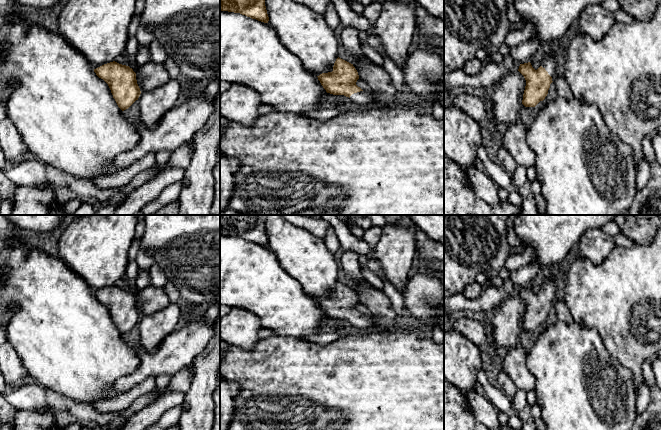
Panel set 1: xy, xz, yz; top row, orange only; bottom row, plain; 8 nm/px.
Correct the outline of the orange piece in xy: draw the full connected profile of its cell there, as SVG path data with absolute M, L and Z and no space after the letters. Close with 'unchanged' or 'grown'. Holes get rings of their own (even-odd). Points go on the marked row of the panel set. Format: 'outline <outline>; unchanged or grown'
outline M115 61L94 69L96 75L109 86L118 107L124 111L138 100L141 91L132 68Z; unchanged

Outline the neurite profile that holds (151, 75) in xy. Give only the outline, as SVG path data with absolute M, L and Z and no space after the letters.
M150 60L138 69L136 80L142 92L164 85L170 80L170 77L163 64L158 64Z

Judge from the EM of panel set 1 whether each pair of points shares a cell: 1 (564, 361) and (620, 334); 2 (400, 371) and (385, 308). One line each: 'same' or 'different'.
1: different
2: different

